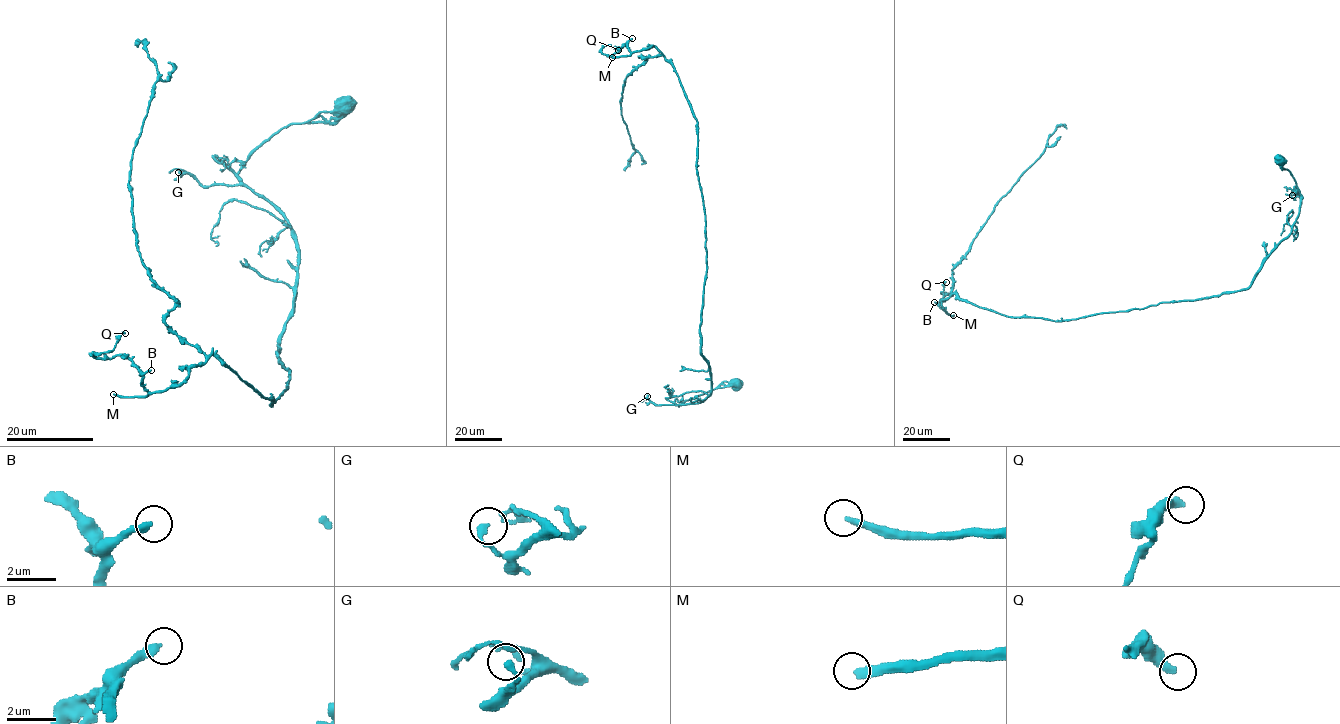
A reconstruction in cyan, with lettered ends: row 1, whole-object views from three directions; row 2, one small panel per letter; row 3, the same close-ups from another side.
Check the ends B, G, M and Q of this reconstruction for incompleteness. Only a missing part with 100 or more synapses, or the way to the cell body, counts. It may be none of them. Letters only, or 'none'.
M

